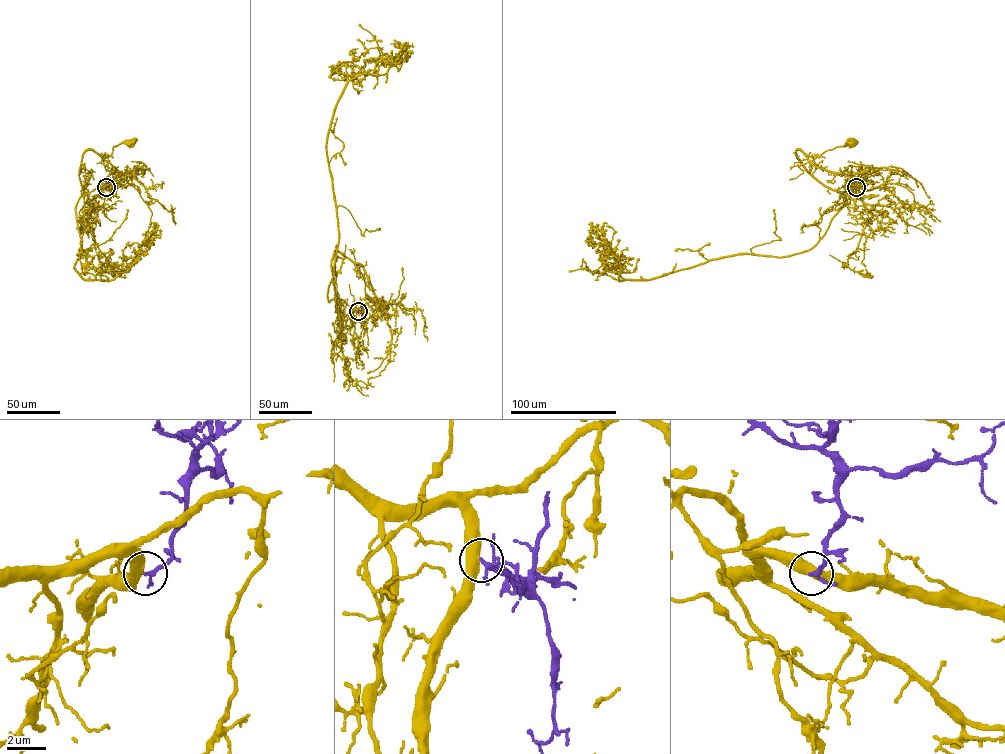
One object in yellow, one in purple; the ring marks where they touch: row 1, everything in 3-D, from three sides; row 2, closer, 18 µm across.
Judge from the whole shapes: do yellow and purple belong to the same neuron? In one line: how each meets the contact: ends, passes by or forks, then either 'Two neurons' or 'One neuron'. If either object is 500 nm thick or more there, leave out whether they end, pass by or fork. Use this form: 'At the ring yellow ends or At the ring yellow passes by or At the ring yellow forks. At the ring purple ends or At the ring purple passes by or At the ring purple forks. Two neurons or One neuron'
One neuron

